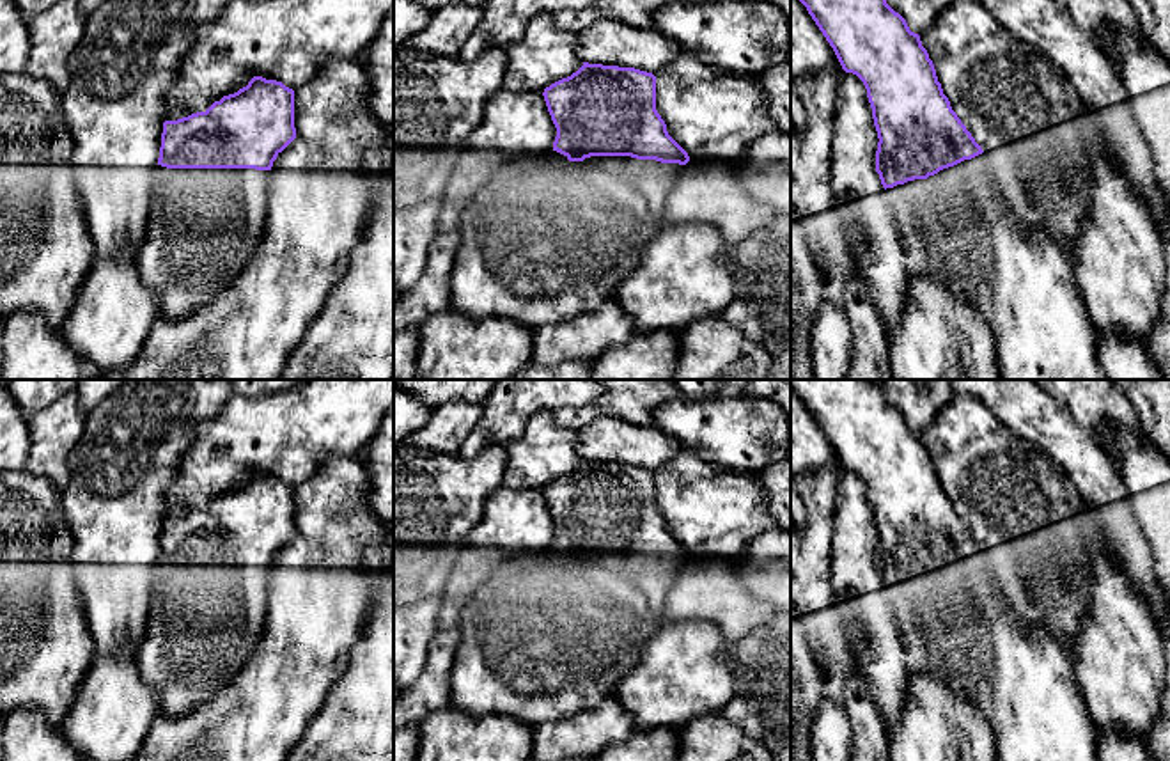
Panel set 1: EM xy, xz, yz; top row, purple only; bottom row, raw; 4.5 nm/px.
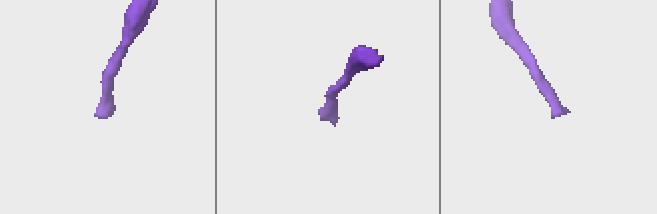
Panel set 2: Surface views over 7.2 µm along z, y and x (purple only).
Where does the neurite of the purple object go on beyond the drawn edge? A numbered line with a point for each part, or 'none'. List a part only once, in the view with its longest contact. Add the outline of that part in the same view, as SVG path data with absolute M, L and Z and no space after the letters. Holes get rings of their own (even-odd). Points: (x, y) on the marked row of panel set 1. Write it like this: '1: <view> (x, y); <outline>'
1: xy (204, 224); M152 169L149 220L135 259L140 280L158 298L161 318L184 319L243 271L262 239L269 174L255 169Z

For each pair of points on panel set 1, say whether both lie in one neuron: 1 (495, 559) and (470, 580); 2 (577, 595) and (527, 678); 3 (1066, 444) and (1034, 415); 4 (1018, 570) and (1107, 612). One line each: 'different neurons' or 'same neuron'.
1: same neuron
2: same neuron
3: same neuron
4: different neurons

